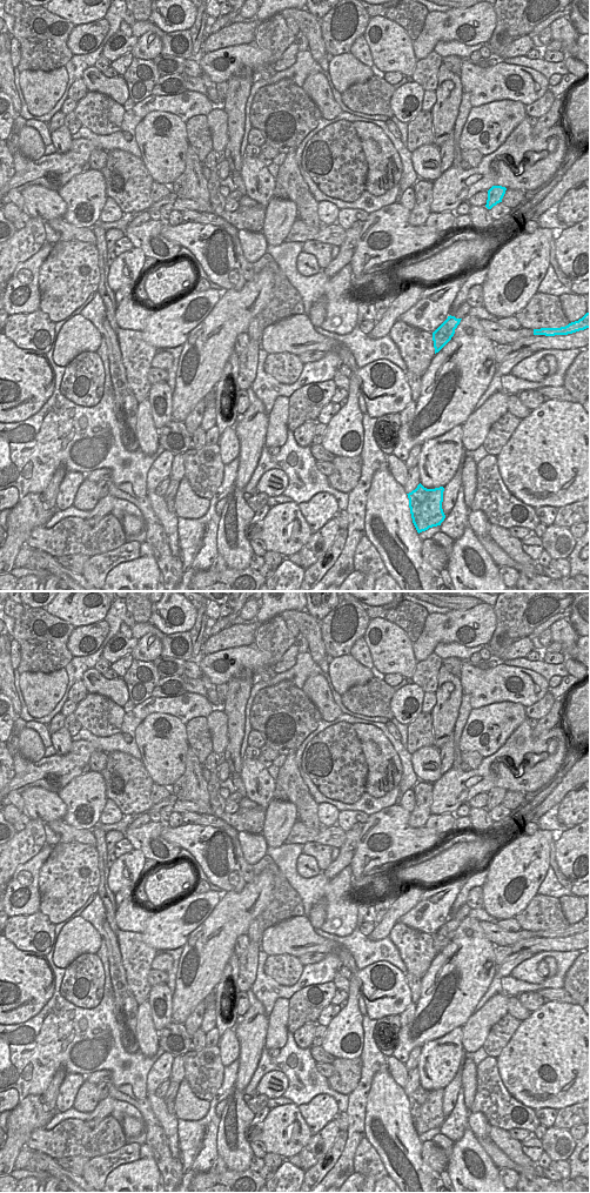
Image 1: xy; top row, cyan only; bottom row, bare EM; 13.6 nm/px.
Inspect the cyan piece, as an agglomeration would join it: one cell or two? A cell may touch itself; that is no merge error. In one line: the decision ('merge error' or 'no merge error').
merge error

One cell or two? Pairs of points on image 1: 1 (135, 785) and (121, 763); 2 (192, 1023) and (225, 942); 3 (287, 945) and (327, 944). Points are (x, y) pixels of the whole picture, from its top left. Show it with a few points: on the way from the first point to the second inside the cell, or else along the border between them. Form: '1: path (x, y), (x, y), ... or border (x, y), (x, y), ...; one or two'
1: path (129, 779), (121, 769); one
2: border (202, 1000), (183, 1024); two
3: path (296, 944), (317, 944); one

